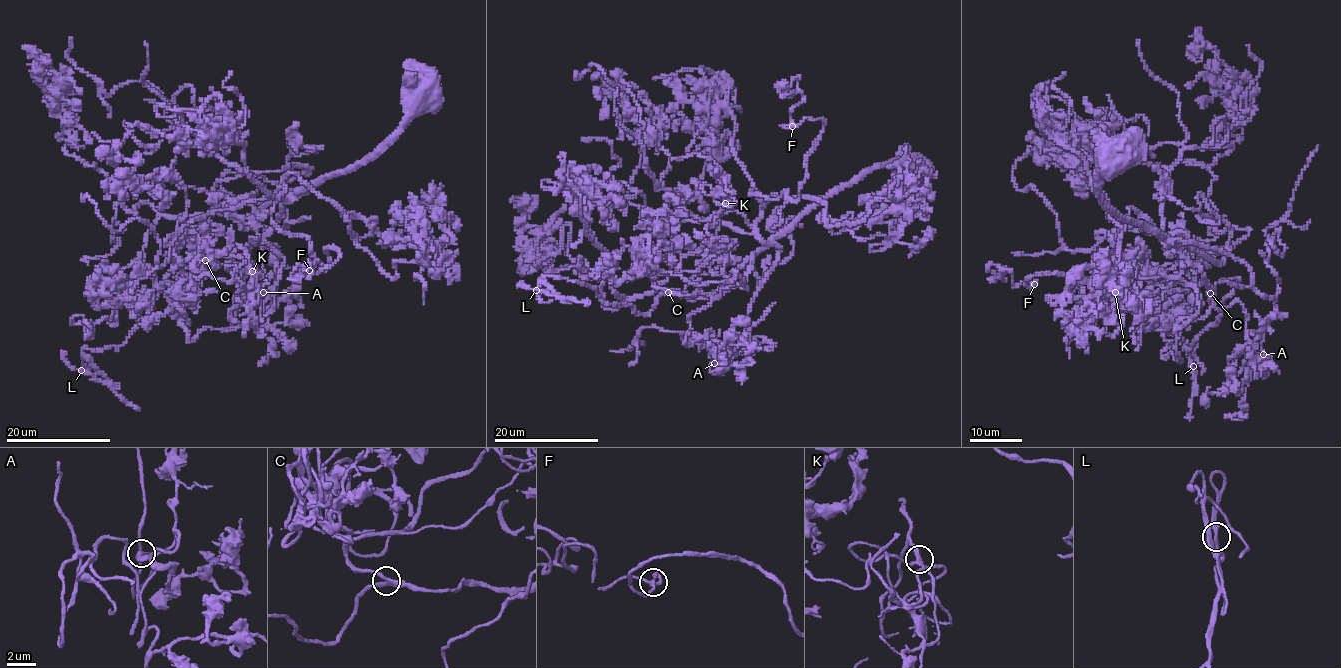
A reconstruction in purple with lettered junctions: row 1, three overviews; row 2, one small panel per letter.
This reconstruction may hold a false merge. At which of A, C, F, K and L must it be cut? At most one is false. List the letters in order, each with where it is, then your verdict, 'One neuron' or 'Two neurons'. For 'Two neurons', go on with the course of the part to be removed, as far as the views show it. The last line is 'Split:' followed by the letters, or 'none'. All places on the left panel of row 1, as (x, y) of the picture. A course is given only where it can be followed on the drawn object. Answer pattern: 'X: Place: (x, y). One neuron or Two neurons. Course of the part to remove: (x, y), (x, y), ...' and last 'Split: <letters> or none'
A: Place: (263, 292). One neuron
C: Place: (205, 260). One neuron
F: Place: (309, 270). One neuron
K: Place: (252, 271). One neuron
L: Place: (81, 370). One neuron
Split: none

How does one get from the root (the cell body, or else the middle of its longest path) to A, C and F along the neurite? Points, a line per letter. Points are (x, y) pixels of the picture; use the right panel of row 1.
A: (1119, 159), (1100, 184), (1101, 200), (1170, 242), (1198, 243), (1241, 260), (1253, 287), (1274, 297), (1263, 355)
C: (1119, 159), (1122, 164), (1100, 184), (1101, 200), (1174, 243), (1200, 268), (1212, 289), (1211, 302), (1210, 293)
F: (1119, 159), (1101, 200), (1169, 243), (1142, 216), (1120, 231), (1104, 305), (1064, 275), (1025, 281), (1034, 284)

